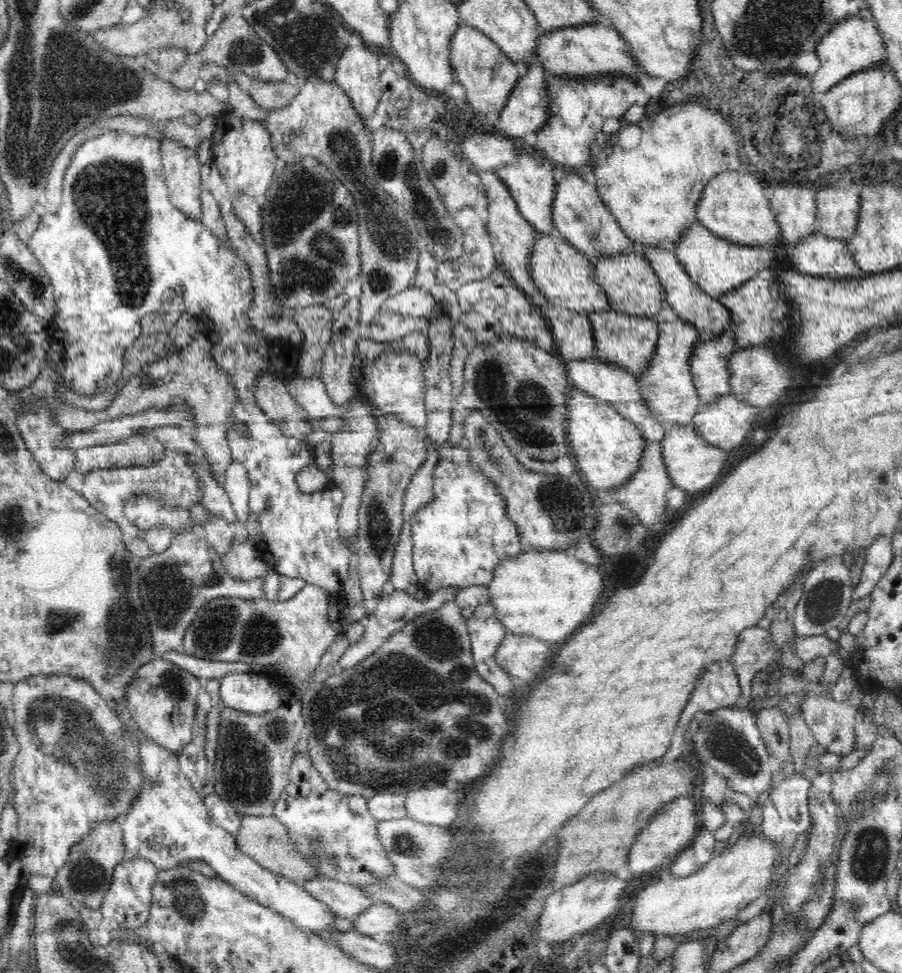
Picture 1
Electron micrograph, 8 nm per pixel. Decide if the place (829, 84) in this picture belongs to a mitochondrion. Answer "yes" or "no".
no

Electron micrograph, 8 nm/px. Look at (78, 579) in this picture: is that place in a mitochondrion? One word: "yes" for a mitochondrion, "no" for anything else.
no

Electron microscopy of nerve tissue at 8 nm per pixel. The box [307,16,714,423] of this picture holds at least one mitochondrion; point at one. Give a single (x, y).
(393, 240)

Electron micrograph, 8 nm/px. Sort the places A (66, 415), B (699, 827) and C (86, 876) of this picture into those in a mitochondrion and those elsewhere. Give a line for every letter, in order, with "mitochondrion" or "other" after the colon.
A: other
B: other
C: mitochondrion

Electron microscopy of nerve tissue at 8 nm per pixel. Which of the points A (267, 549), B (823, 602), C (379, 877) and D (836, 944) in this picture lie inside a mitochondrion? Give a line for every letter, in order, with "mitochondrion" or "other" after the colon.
A: other
B: mitochondrion
C: other
D: other

